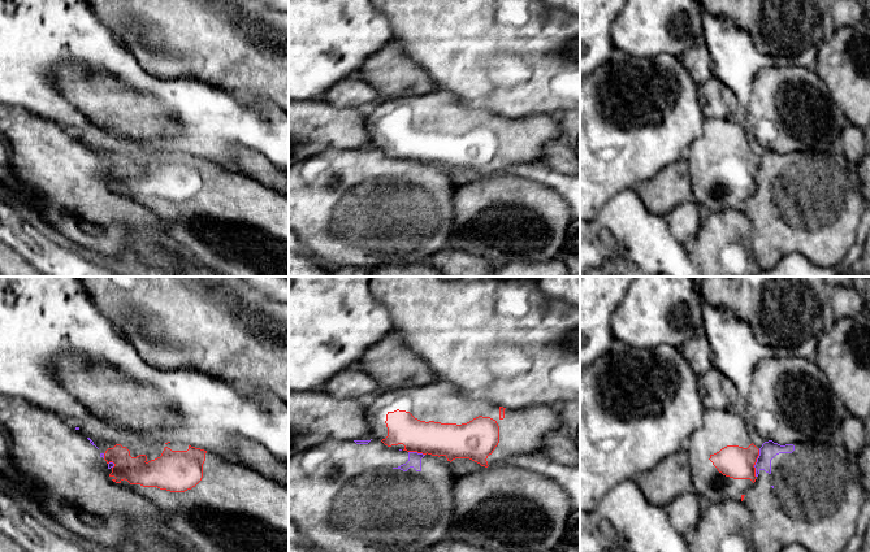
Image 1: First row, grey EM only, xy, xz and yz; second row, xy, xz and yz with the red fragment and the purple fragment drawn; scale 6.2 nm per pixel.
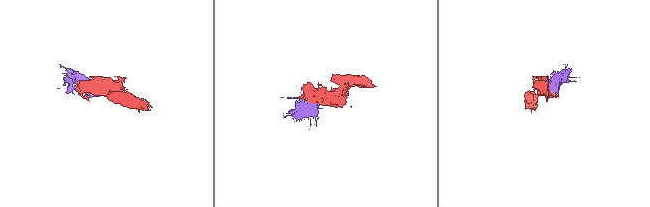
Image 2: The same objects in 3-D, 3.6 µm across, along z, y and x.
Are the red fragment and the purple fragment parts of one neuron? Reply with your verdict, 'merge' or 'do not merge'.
do not merge

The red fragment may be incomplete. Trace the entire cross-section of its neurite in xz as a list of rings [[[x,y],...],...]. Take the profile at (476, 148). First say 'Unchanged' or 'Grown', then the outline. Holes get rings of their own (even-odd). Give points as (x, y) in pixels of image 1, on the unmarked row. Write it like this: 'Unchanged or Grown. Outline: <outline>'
Grown. Outline: [[[445,90],[382,100],[367,108],[365,125],[373,148],[381,149],[388,156],[425,165],[438,165],[450,171],[455,168],[469,168],[485,177],[499,174],[511,165],[541,162],[544,148],[551,142],[562,140],[558,119],[551,114],[507,118],[466,108],[454,94]]]

